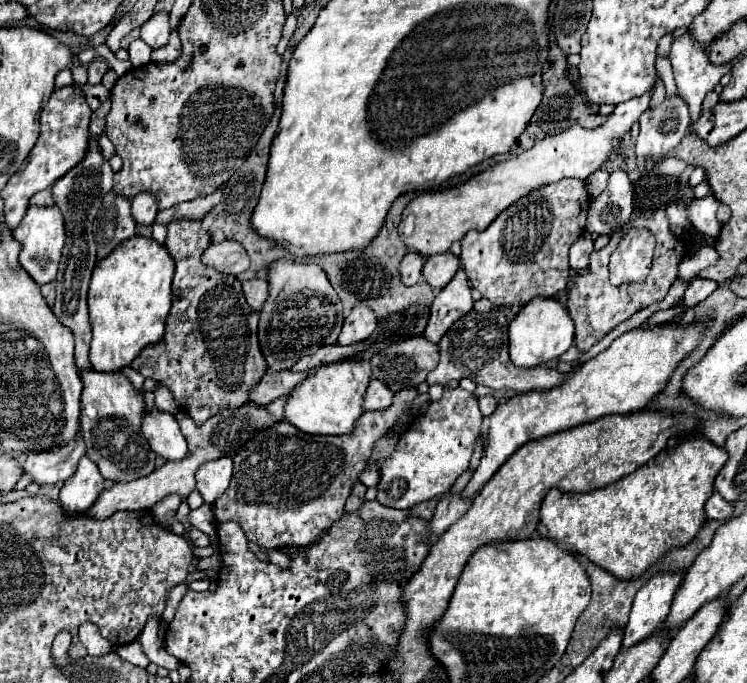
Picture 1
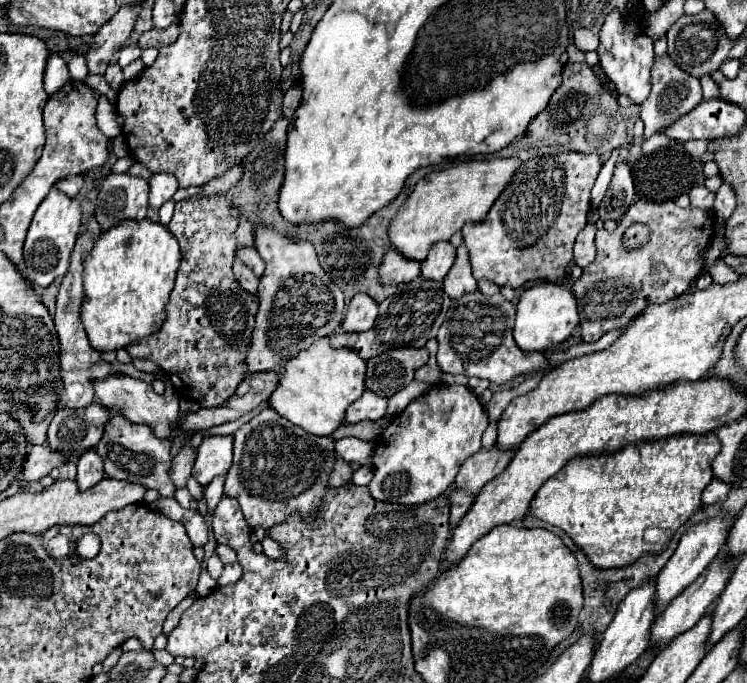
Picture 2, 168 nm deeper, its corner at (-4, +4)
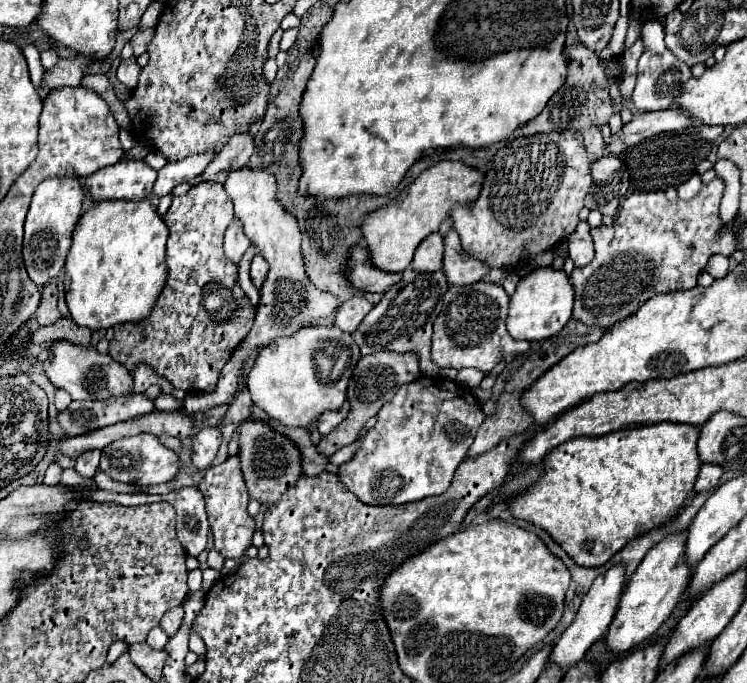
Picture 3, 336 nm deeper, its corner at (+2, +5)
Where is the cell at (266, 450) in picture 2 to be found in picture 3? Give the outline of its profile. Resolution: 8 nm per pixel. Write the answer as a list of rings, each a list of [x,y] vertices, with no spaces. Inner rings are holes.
[[[249,417],[239,423],[239,461],[249,497],[267,507],[277,505],[285,491],[303,477],[299,447],[287,435],[279,433],[261,419]]]

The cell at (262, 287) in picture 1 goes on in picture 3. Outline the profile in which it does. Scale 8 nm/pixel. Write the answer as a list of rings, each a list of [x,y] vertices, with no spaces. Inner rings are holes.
[[[233,219],[231,225],[227,227],[227,233],[225,233],[225,255],[227,255],[227,259],[233,261],[235,265],[239,265],[239,261],[243,259],[243,255],[249,247],[251,247],[251,241],[247,241],[239,221]]]

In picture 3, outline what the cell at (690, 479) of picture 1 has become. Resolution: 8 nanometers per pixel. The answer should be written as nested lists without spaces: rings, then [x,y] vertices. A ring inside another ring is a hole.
[[[657,423],[645,427],[627,427],[603,437],[581,437],[561,443],[545,457],[545,475],[525,493],[509,501],[517,519],[531,521],[549,531],[563,549],[581,567],[601,567],[629,541],[655,527],[669,523],[693,493],[701,469],[697,439],[701,429],[685,423]]]

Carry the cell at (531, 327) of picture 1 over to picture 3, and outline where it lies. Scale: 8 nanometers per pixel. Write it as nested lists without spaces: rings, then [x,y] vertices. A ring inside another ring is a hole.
[[[539,267],[517,283],[517,289],[509,303],[507,331],[513,339],[541,341],[559,333],[571,319],[571,311],[573,311],[573,285],[569,277],[563,271]]]

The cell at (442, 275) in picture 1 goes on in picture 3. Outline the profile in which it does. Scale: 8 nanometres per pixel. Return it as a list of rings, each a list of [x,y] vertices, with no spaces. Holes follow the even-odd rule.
[[[431,233],[421,241],[415,251],[413,269],[421,273],[433,273],[443,265],[443,237],[439,233]]]

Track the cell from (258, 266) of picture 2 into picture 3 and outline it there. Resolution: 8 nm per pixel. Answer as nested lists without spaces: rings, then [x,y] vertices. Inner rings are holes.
[[[255,255],[251,261],[251,277],[253,277],[253,285],[259,287],[263,283],[263,277],[267,275],[267,261],[261,255]]]

